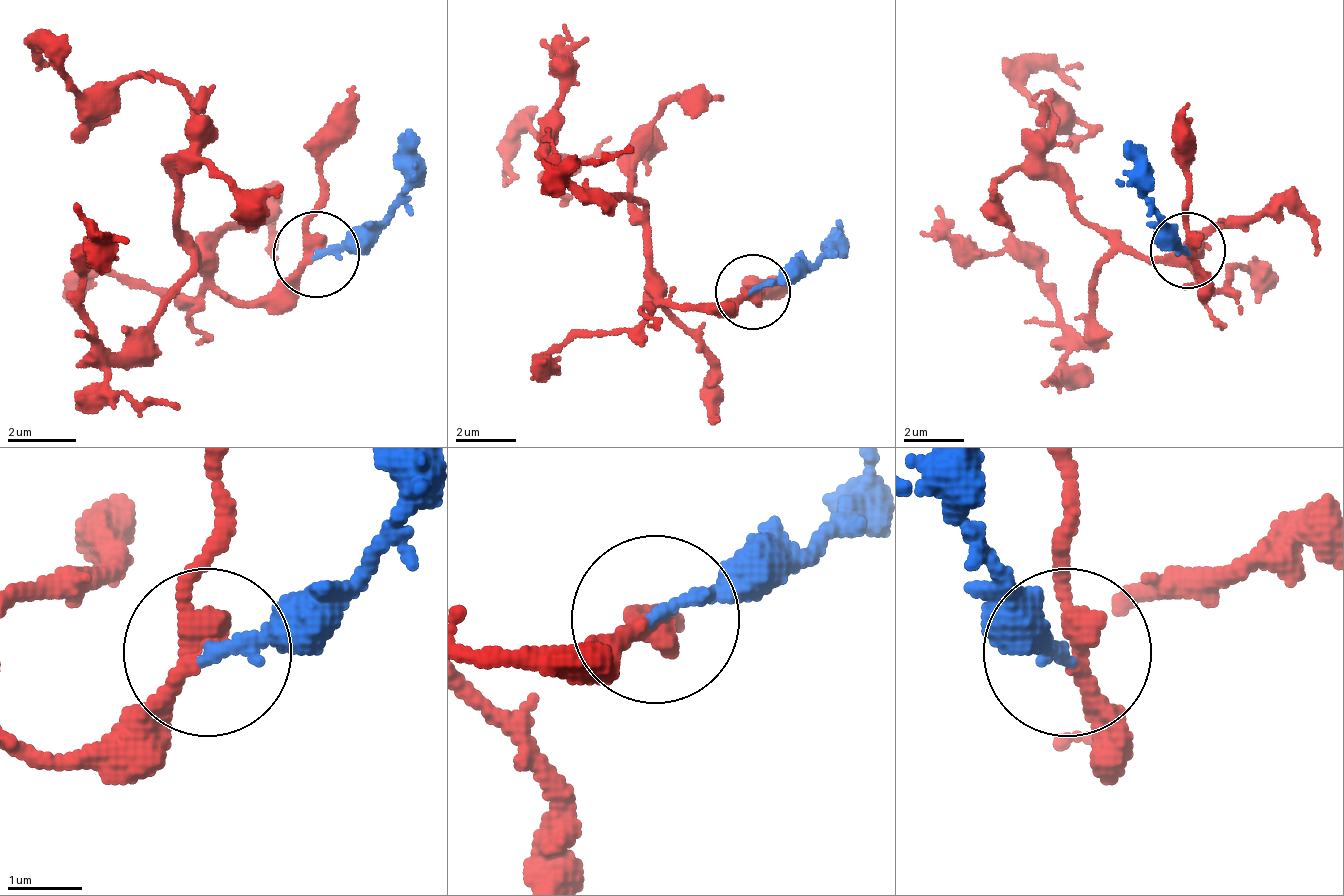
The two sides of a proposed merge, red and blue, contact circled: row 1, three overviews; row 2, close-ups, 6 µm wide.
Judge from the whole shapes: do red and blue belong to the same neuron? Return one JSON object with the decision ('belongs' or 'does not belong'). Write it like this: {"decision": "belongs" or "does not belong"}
{"decision": "belongs"}

